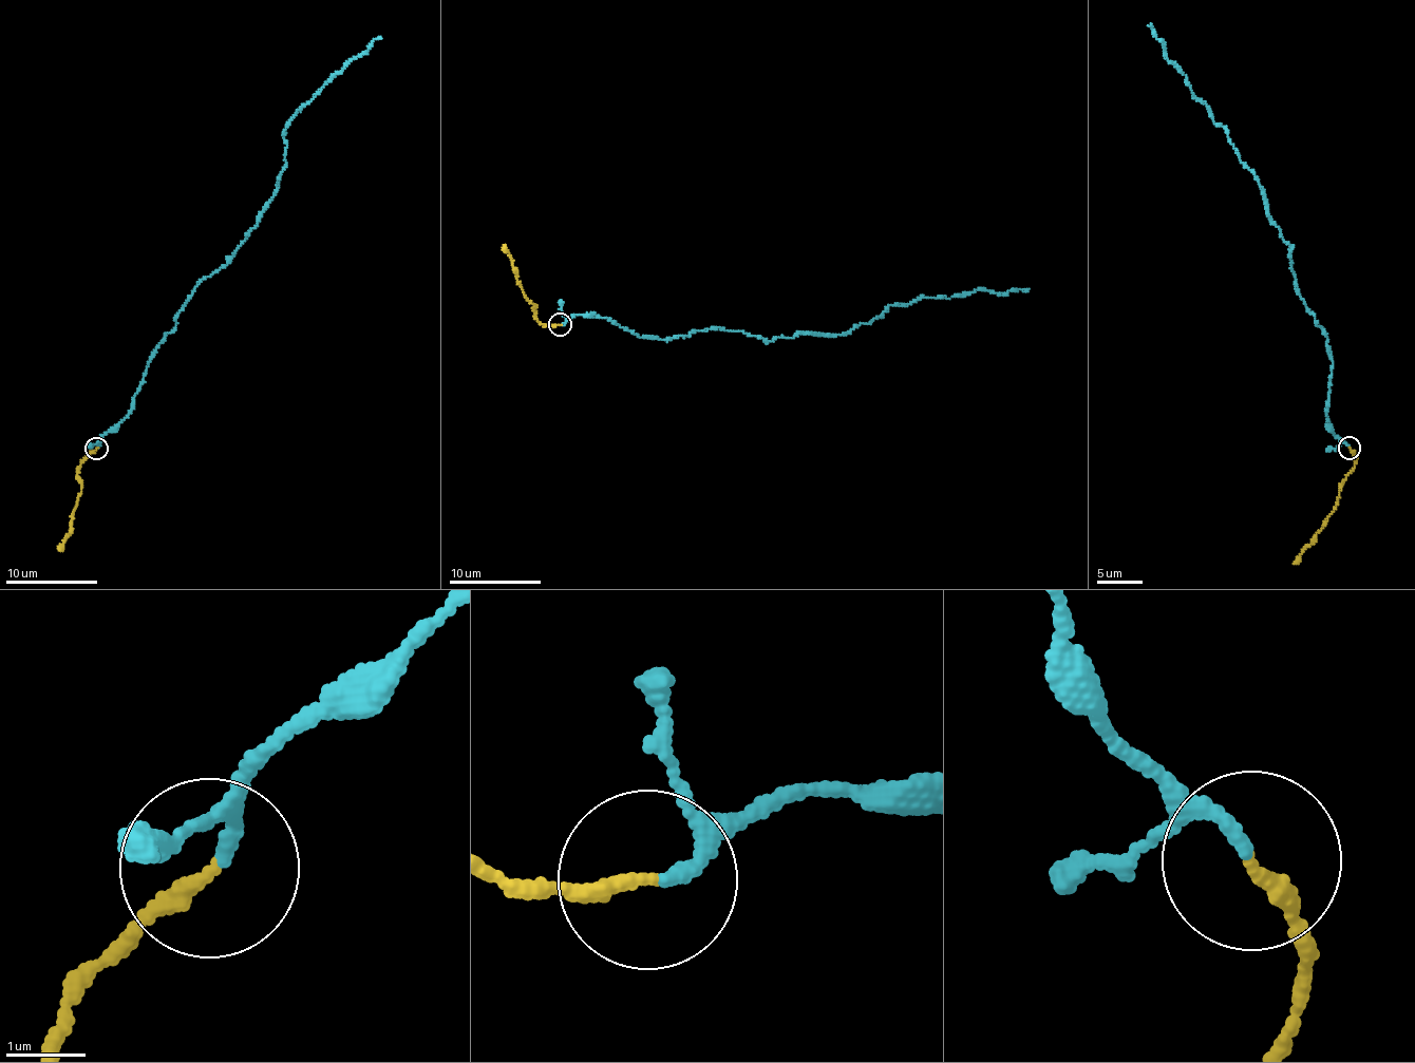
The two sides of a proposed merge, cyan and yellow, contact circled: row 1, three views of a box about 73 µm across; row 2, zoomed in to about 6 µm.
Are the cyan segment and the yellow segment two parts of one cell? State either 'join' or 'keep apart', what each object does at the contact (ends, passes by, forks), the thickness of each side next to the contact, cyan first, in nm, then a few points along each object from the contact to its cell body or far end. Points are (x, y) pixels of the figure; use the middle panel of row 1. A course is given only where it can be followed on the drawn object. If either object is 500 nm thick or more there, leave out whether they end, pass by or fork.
join | cyan passes by | yellow ends | 130/180 nm | cyan via (561, 325), (599, 315), (652, 339), (708, 328), (772, 341), (833, 337), (891, 305), (1029, 288) | yellow via (559, 325), (538, 321), (535, 304), (525, 297), (503, 245)

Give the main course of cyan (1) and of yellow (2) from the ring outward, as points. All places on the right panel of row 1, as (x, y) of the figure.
1: (1349, 448), (1326, 419), (1329, 346), (1300, 297), (1288, 244), (1271, 222), (1262, 187), (1148, 25)
2: (1350, 448), (1354, 468), (1339, 488), (1336, 509), (1294, 564)

